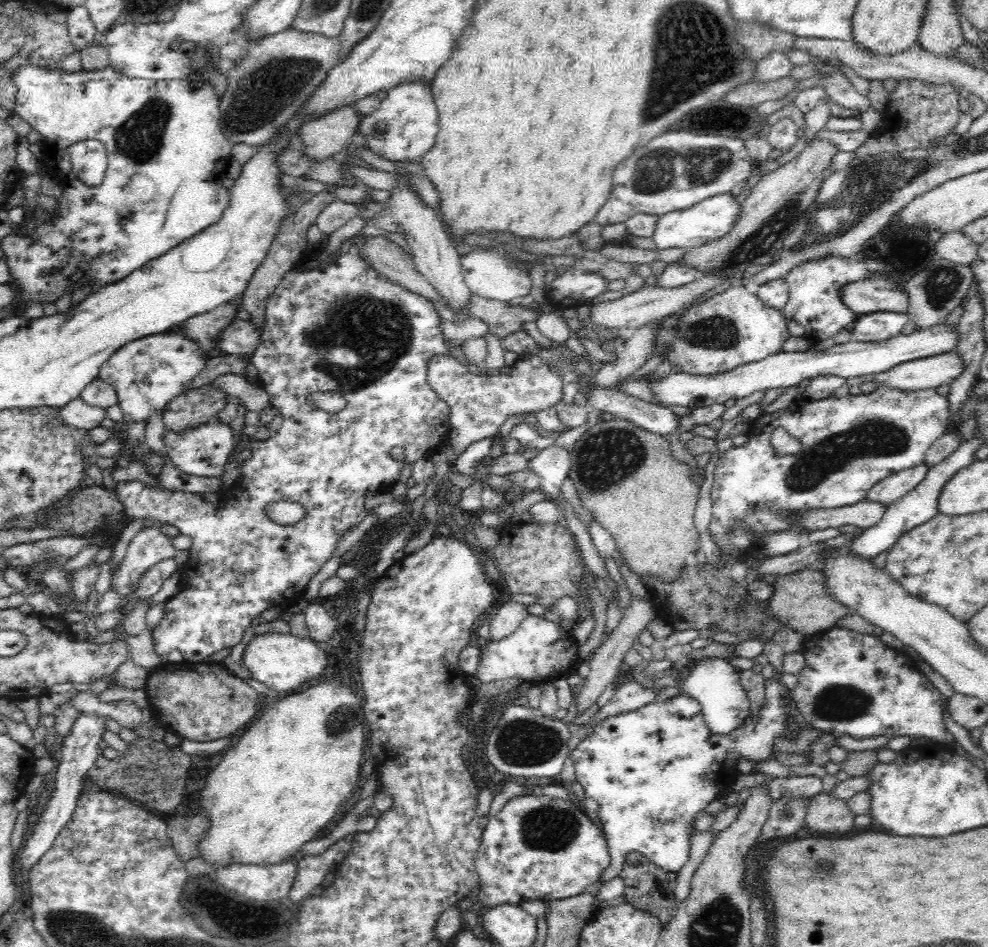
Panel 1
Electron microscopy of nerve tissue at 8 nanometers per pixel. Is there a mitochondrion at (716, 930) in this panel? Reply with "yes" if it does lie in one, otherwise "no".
yes

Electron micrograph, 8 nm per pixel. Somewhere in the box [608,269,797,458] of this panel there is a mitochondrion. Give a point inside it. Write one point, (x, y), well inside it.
(714, 332)

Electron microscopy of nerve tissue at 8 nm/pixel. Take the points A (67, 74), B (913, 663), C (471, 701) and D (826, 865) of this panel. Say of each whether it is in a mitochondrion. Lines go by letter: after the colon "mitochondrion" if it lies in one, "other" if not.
A: other
B: other
C: other
D: mitochondrion

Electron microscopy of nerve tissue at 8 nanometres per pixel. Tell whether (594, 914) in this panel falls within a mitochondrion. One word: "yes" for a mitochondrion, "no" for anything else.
no

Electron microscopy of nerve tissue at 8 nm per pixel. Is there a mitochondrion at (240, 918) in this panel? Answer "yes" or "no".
no

